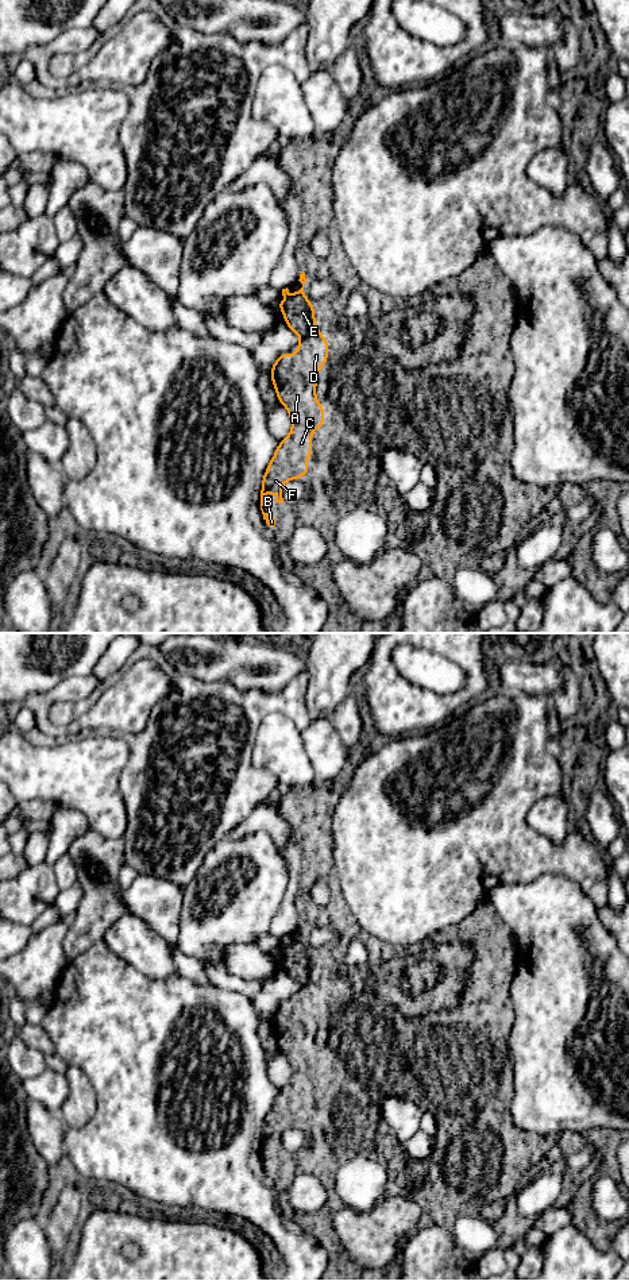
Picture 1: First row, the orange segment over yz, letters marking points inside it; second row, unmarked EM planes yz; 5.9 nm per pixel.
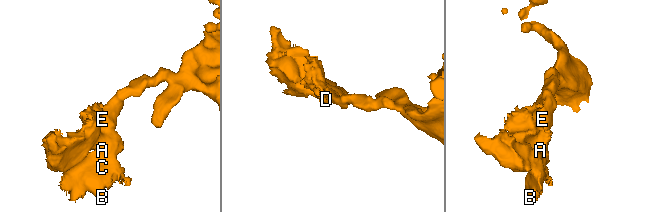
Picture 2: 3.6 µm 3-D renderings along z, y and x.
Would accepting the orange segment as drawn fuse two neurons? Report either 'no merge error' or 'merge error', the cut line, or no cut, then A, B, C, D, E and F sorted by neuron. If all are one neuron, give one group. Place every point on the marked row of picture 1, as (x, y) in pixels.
merge error; cut yz (317, 331), (309, 338), (301, 339); groups A B C D F / E

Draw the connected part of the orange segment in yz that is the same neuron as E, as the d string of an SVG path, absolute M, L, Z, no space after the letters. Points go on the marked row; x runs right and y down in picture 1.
M302 288L289 296L283 301L285 324L296 332L301 339L310 339L319 332L319 325L314 320L314 305L312 305Z

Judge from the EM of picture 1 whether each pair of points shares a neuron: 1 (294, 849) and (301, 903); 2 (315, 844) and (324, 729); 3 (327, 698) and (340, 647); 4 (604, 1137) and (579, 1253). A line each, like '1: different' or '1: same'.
1: different
2: different
3: same
4: different

